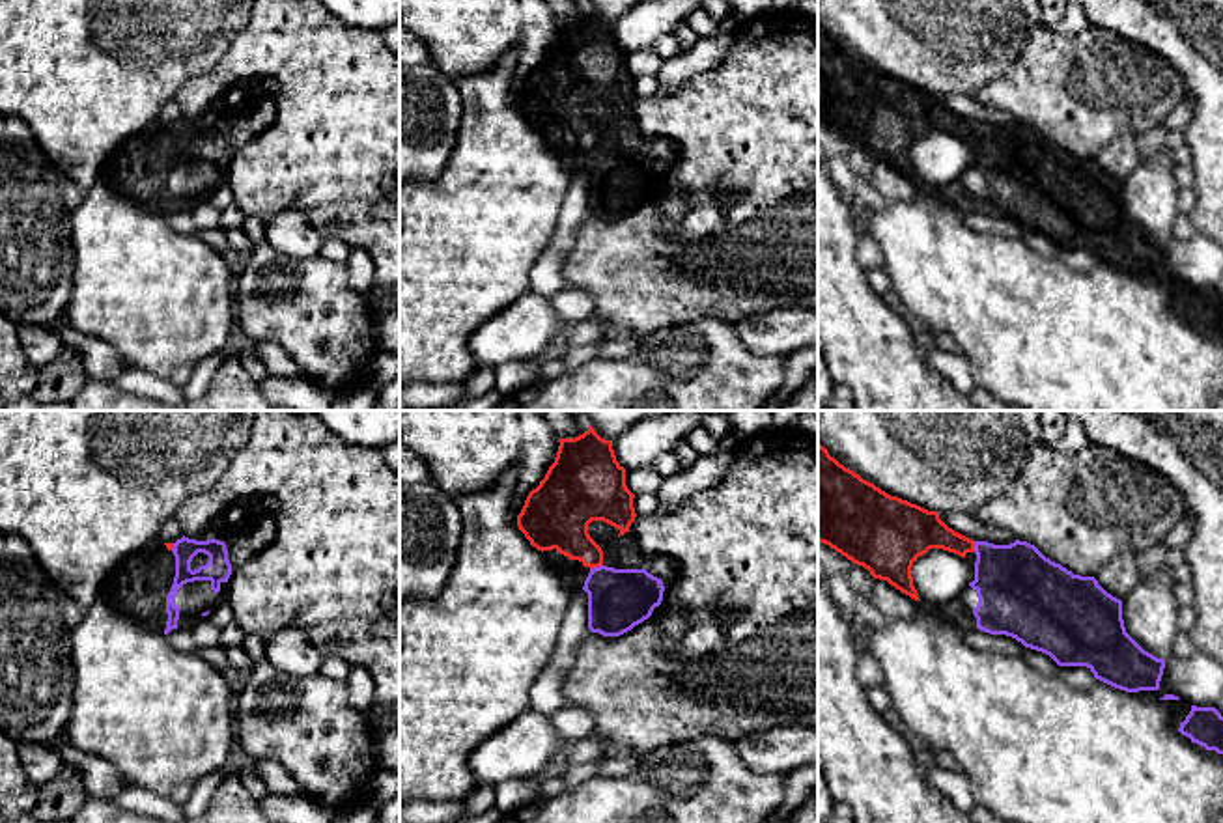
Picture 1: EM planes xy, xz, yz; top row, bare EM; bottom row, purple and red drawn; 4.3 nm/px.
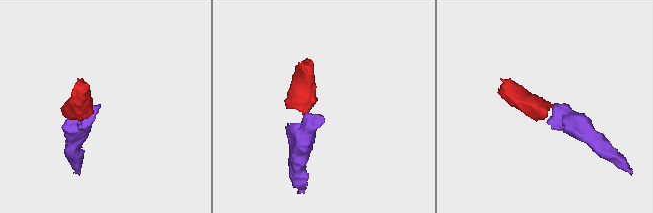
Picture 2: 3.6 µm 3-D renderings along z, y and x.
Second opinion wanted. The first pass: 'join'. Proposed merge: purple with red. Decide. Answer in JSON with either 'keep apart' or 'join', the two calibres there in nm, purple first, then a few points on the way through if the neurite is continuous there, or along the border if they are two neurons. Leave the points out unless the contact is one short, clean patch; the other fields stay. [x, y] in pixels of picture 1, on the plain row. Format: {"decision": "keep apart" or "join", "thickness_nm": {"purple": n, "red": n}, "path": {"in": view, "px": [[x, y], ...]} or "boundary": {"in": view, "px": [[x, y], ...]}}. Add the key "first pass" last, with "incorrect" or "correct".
{"decision": "join", "thickness_nm": {"purple": 260, "red": 220}, "path": {"in": "xz", "px": [[618, 181], [604, 167], [596, 150], [561, 105]]}, "first pass": "correct"}

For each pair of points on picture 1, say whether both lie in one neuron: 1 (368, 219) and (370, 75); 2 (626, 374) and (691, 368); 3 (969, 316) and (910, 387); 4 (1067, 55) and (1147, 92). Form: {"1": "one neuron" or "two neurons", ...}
{"1": "one neuron", "2": "one neuron", "3": "two neurons", "4": "one neuron"}

